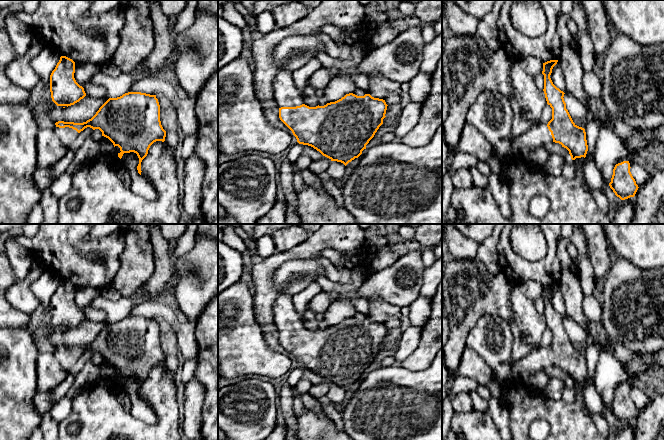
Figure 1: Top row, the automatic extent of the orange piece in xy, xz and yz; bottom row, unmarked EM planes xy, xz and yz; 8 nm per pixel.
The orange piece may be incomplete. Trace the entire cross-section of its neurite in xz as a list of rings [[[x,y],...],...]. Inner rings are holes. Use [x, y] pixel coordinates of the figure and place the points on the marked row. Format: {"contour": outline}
{"contour": [[[290,71],[279,72],[274,80],[273,92],[279,107],[279,118],[292,131],[297,142],[311,146],[331,161],[341,162],[345,166],[366,149],[366,145],[383,124],[388,106],[385,100],[374,98],[370,94],[357,96],[349,93],[324,106],[309,107],[303,103],[303,95]]]}

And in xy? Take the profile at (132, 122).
{"contour": [[[128,92],[117,98],[109,98],[89,120],[83,123],[58,121],[54,131],[62,144],[69,148],[78,134],[85,128],[99,129],[102,136],[108,138],[115,146],[120,148],[118,157],[121,159],[124,153],[134,152],[139,158],[137,166],[141,175],[141,162],[147,156],[150,146],[156,141],[165,141],[166,131],[160,121],[160,105],[156,95],[141,92]]]}

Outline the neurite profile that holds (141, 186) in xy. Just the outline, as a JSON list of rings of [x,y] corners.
[[[134,152],[124,153],[121,160],[127,165],[131,176],[130,189],[147,200],[155,200],[155,189],[146,178],[138,173],[139,158],[137,154]]]

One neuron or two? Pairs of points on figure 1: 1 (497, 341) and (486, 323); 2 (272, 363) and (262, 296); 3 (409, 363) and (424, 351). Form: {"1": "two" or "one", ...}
{"1": "one", "2": "two", "3": "one"}

